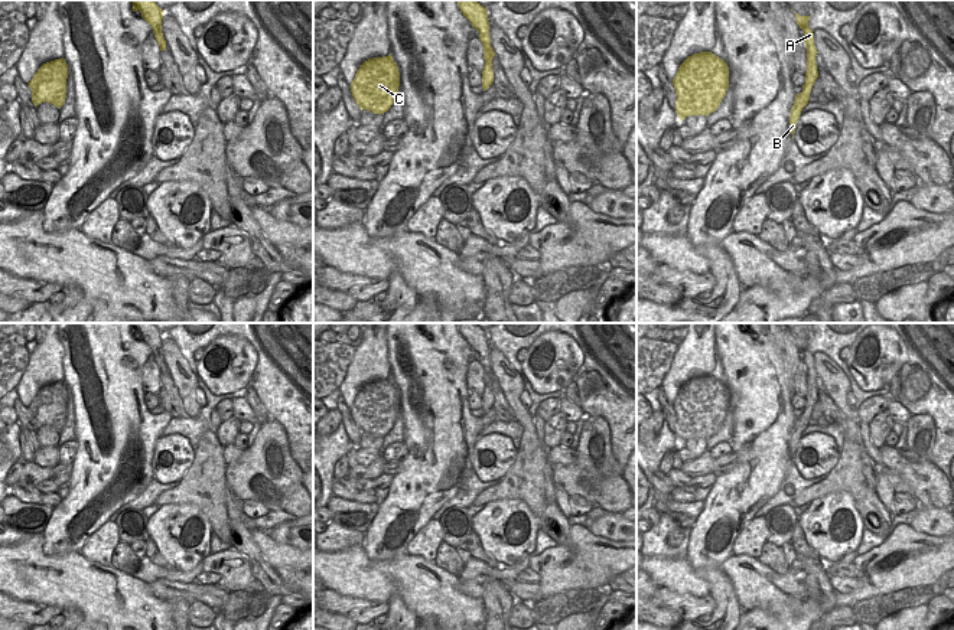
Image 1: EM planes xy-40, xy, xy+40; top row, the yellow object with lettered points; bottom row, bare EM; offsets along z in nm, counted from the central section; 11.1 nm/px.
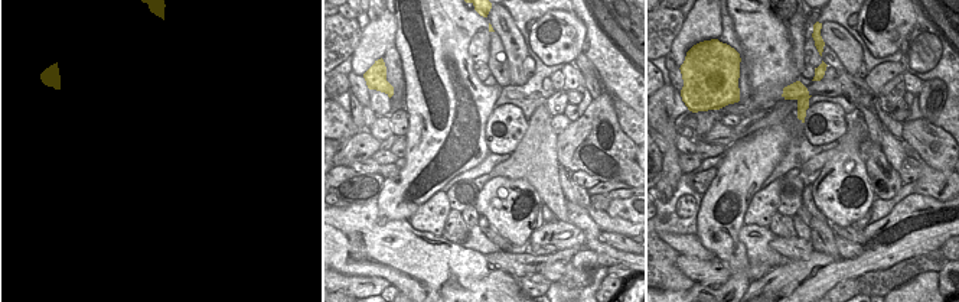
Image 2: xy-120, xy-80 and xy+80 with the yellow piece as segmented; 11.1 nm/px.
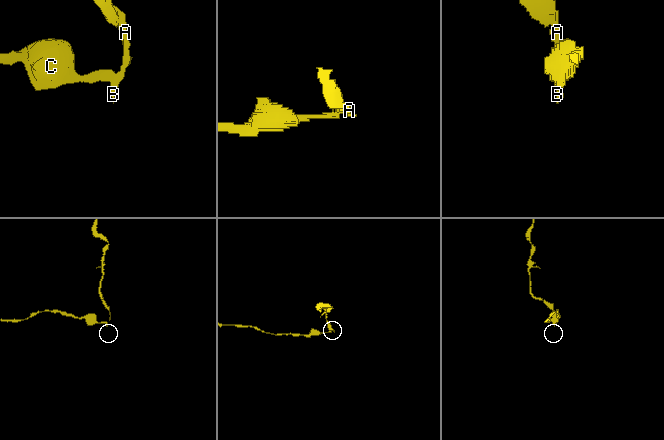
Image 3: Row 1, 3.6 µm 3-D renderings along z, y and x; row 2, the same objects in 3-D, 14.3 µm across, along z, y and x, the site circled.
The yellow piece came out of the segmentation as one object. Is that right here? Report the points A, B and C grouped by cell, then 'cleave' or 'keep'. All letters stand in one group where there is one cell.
groups A / B C; cleave

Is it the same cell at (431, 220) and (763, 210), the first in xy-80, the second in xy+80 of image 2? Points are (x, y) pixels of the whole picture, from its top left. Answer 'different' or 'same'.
same

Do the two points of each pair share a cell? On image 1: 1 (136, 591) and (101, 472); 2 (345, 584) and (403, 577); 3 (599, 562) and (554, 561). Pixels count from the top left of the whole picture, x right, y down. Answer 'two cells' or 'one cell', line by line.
1: two cells
2: one cell
3: one cell

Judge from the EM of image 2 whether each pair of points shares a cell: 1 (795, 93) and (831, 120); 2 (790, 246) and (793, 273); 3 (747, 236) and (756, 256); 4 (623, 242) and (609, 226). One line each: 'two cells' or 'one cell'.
1: two cells
2: two cells
3: one cell
4: two cells

